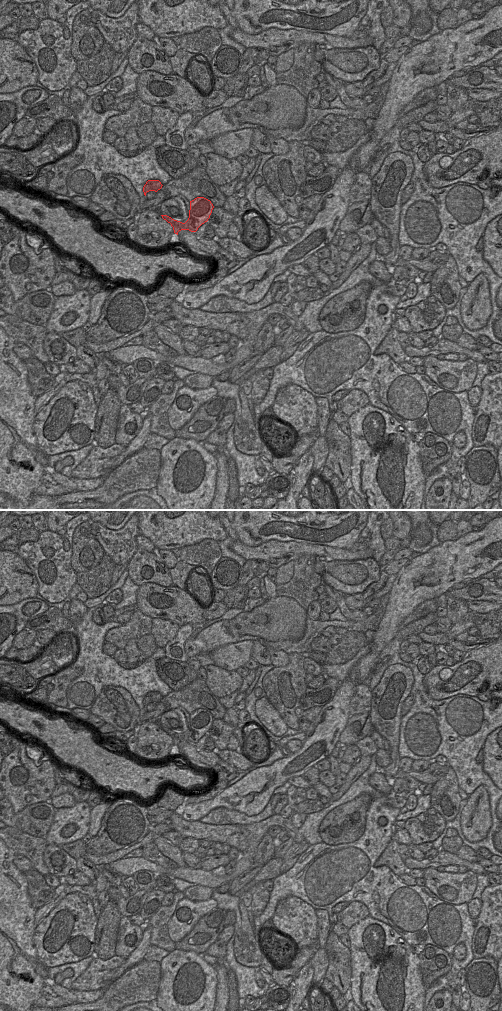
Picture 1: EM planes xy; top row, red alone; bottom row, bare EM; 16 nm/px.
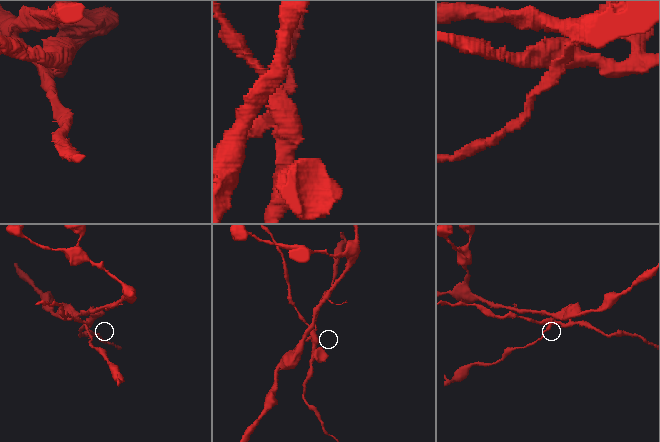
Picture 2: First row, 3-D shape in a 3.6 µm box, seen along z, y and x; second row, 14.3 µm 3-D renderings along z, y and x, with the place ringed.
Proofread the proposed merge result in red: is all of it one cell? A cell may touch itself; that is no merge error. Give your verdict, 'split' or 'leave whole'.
split

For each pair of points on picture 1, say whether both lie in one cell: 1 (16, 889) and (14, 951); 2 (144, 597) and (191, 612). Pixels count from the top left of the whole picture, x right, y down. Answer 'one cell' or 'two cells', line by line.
1: one cell
2: one cell

